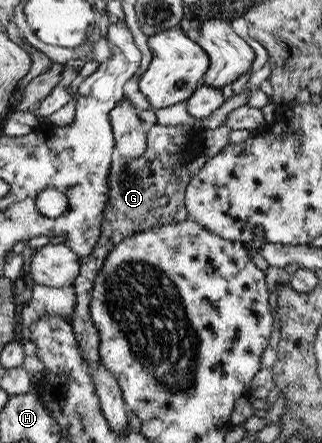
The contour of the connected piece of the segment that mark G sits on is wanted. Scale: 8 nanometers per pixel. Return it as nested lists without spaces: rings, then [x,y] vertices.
[[[160,123],[150,129],[148,151],[140,159],[126,159],[117,155],[113,161],[112,173],[110,173],[110,203],[106,209],[106,221],[102,239],[96,247],[96,251],[90,258],[82,259],[82,273],[75,283],[78,305],[73,315],[74,330],[78,334],[78,340],[82,344],[84,358],[90,364],[90,373],[96,383],[96,368],[102,361],[100,345],[102,345],[102,332],[96,325],[92,315],[92,301],[94,301],[94,287],[100,271],[112,255],[112,251],[122,243],[126,237],[132,237],[136,233],[148,231],[156,225],[162,224],[162,211],[168,211],[168,223],[186,221],[188,208],[185,206],[185,197],[182,195],[188,189],[190,177],[193,172],[188,172],[187,164],[201,151],[203,135],[193,130],[193,125],[164,126]]]

